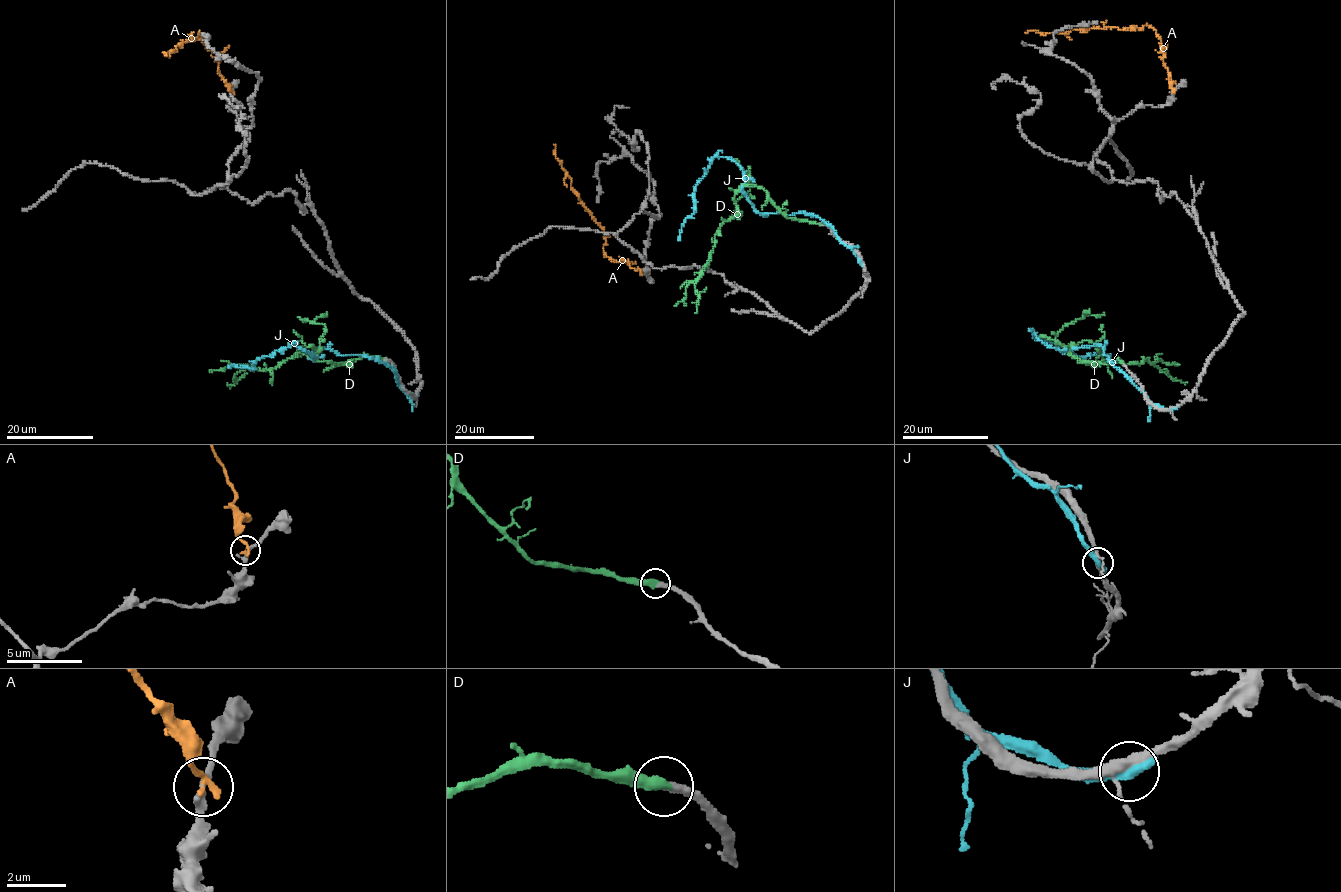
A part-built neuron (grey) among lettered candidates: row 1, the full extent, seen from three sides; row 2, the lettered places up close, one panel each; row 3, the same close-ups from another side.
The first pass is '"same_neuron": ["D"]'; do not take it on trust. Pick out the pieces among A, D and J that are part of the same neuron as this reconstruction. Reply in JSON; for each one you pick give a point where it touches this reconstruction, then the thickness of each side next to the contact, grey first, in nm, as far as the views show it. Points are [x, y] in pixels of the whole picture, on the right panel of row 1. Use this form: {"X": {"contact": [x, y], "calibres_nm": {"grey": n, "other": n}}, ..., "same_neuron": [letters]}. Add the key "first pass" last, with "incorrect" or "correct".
{"D": {"contact": [1124, 364], "calibres_nm": {"grey": 300, "other": 440}}, "same_neuron": ["D"], "first pass": "correct"}

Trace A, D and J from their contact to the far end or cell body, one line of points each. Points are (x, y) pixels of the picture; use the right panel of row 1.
A: (1172, 91), (1160, 39), (1148, 25), (1141, 28), (1088, 27), (1068, 33), (1025, 33)
D: (1124, 365), (1116, 359), (1081, 362), (1067, 351), (1090, 339), (1110, 363), (1148, 361), (1172, 378), (1187, 381)
J: (1173, 409), (1153, 405), (1109, 361), (1100, 346), (1062, 352), (1041, 341), (1035, 332), (1074, 355), (1111, 354)

